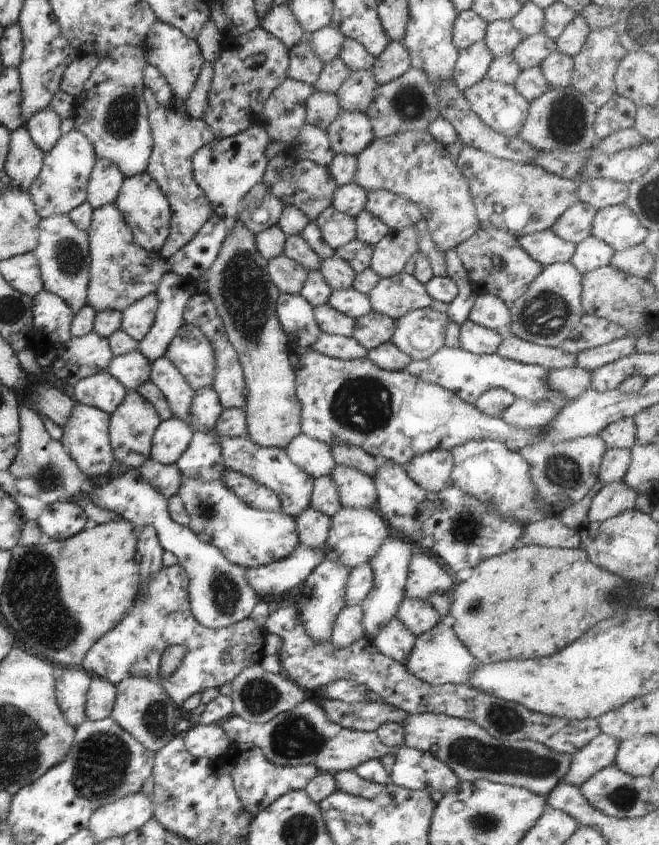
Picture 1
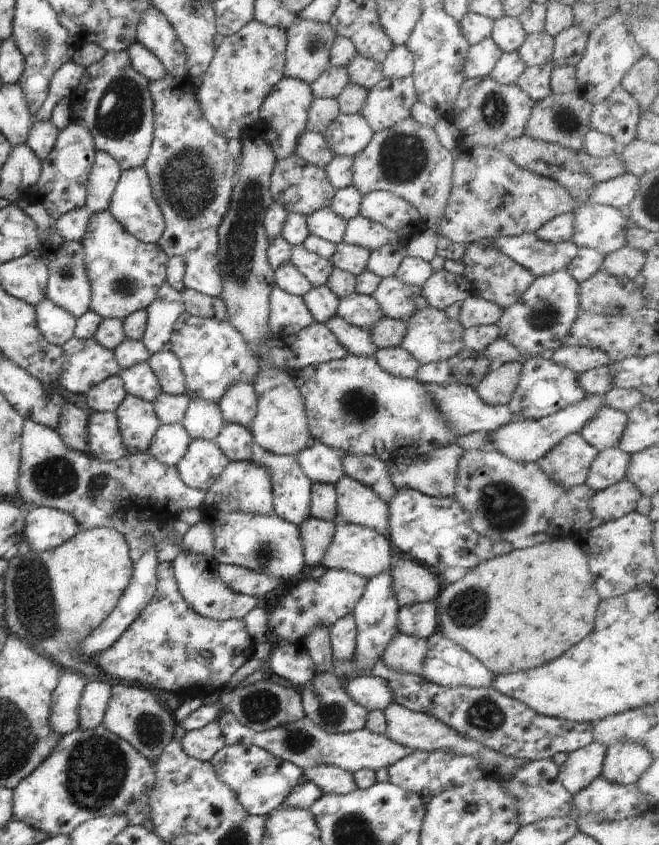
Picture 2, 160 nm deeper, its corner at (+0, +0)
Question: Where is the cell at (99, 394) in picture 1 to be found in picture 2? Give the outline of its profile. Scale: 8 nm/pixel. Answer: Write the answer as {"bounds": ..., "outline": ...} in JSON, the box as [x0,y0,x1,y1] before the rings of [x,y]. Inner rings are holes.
{"bounds":[86,375,127,413],"outline":[[[118,375],[108,377],[86,393],[90,411],[101,413],[115,413],[127,395],[124,381]]]}

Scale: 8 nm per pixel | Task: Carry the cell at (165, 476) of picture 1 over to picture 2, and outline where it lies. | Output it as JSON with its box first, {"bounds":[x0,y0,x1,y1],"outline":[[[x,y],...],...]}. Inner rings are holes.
{"bounds":[17,419,205,555],"outline":[[[28,419],[23,420],[21,430],[17,495],[25,500],[28,507],[52,507],[67,512],[84,531],[98,527],[117,530],[126,539],[134,555],[145,553],[156,544],[155,538],[147,531],[147,521],[168,522],[178,519],[182,511],[201,508],[205,500],[204,491],[190,488],[182,482],[176,467],[163,465],[148,452],[127,454],[117,461],[100,462],[88,454],[68,448],[56,430]]]}

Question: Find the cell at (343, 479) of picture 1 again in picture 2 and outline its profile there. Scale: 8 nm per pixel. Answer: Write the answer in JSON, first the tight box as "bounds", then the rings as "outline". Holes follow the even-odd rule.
{"bounds":[334,477,391,538],"outline":[[[342,477],[335,484],[337,494],[337,516],[334,524],[350,523],[374,529],[378,534],[388,538],[391,530],[388,505],[371,489],[350,477]]]}

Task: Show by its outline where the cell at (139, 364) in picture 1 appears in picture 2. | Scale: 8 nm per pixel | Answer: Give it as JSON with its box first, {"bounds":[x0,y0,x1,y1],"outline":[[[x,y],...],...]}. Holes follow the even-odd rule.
{"bounds":[117,362,163,403],"outline":[[[143,362],[117,374],[123,381],[128,395],[153,403],[163,393],[154,371],[147,362]]]}

